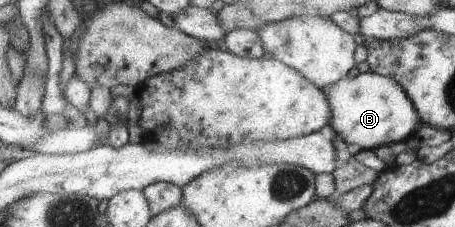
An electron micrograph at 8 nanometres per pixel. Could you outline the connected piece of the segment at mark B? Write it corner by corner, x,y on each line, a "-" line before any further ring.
369,71
355,78
345,77
323,89
331,105
329,125
352,149
375,149
406,142
424,125
415,102
396,80

